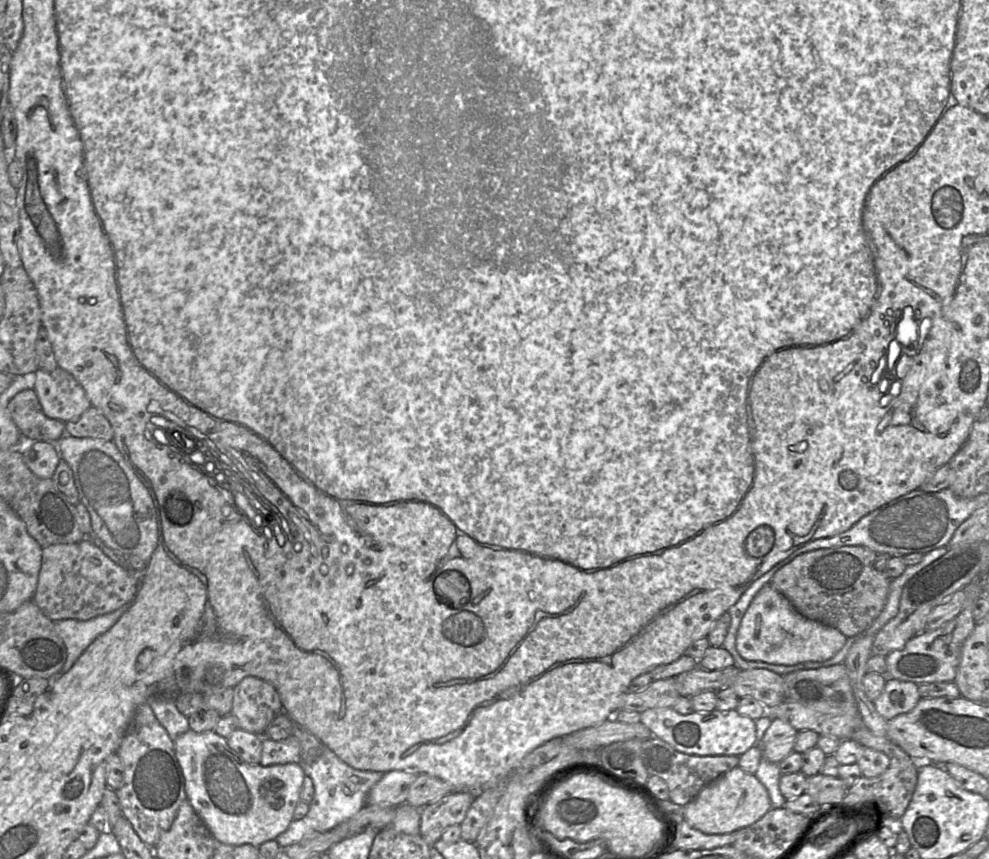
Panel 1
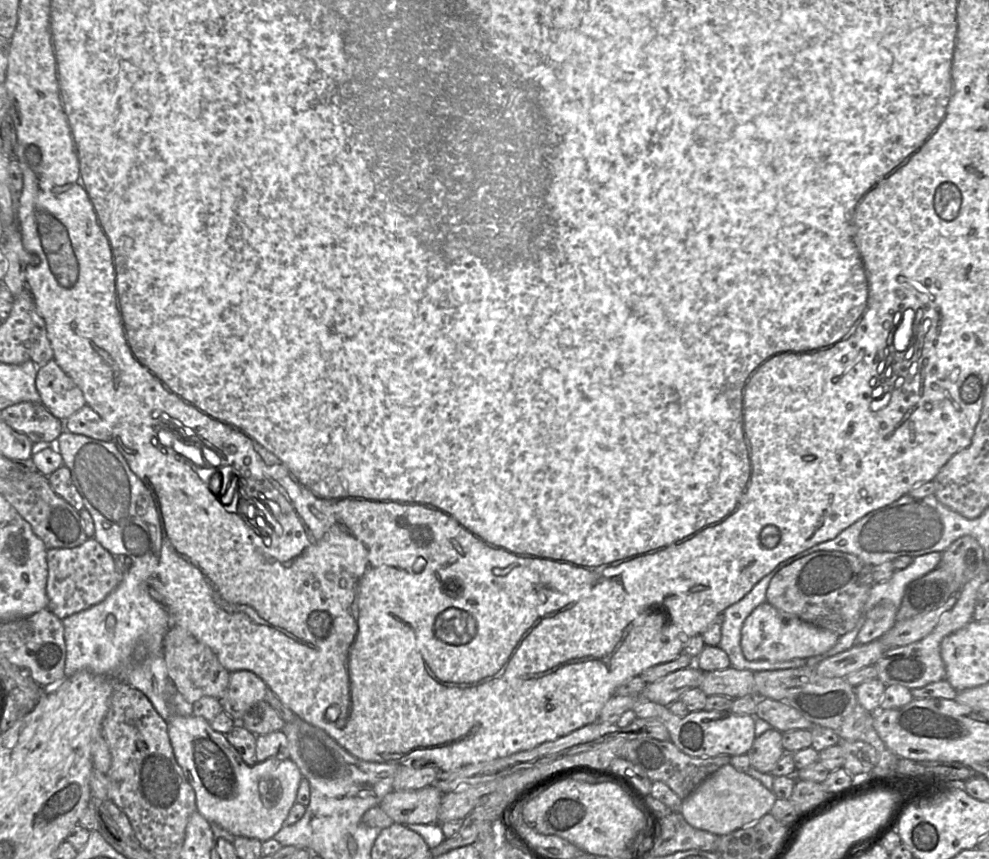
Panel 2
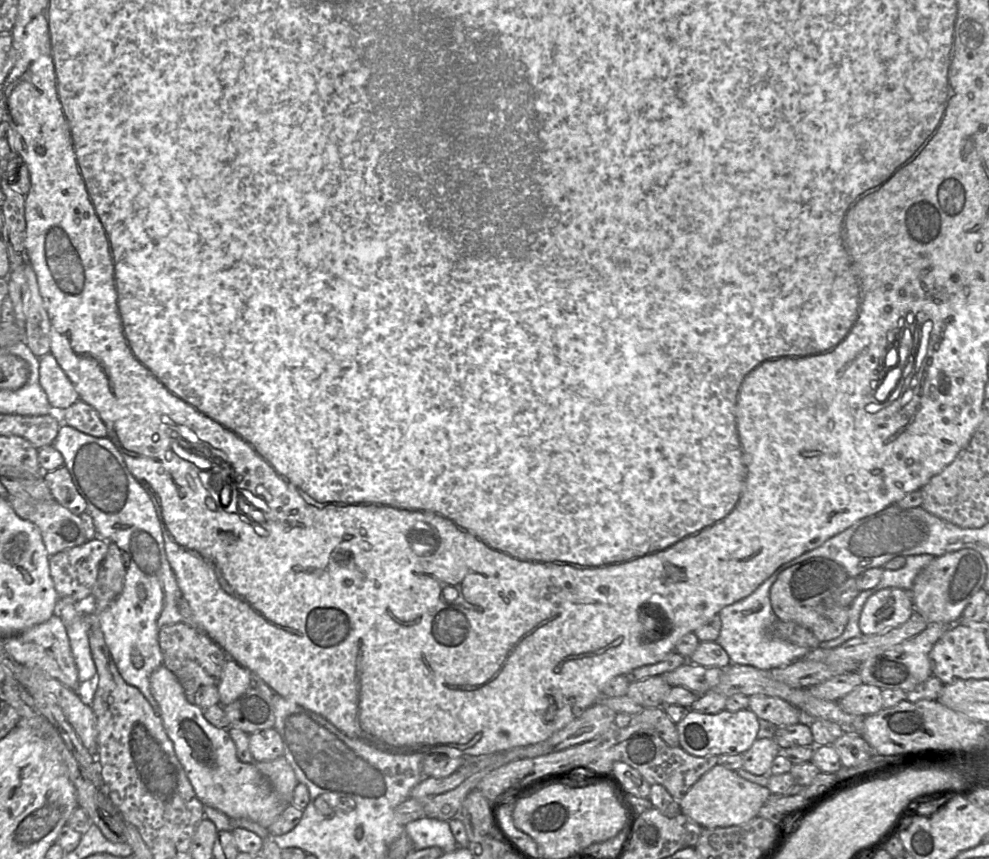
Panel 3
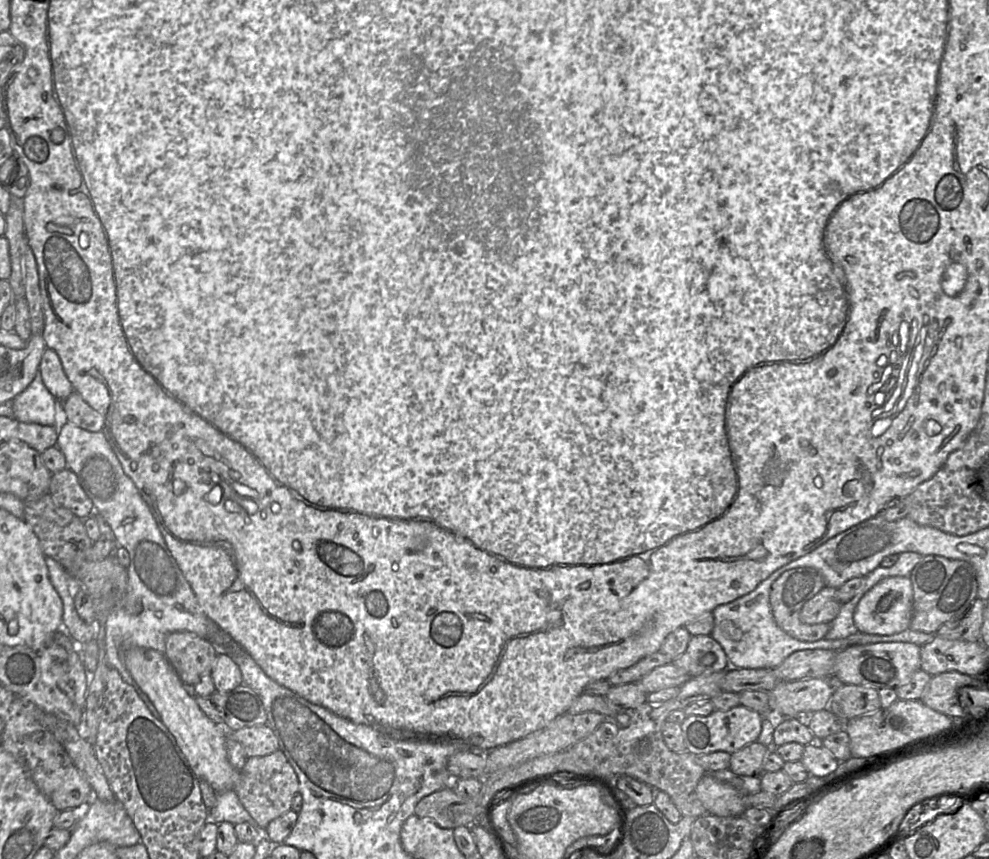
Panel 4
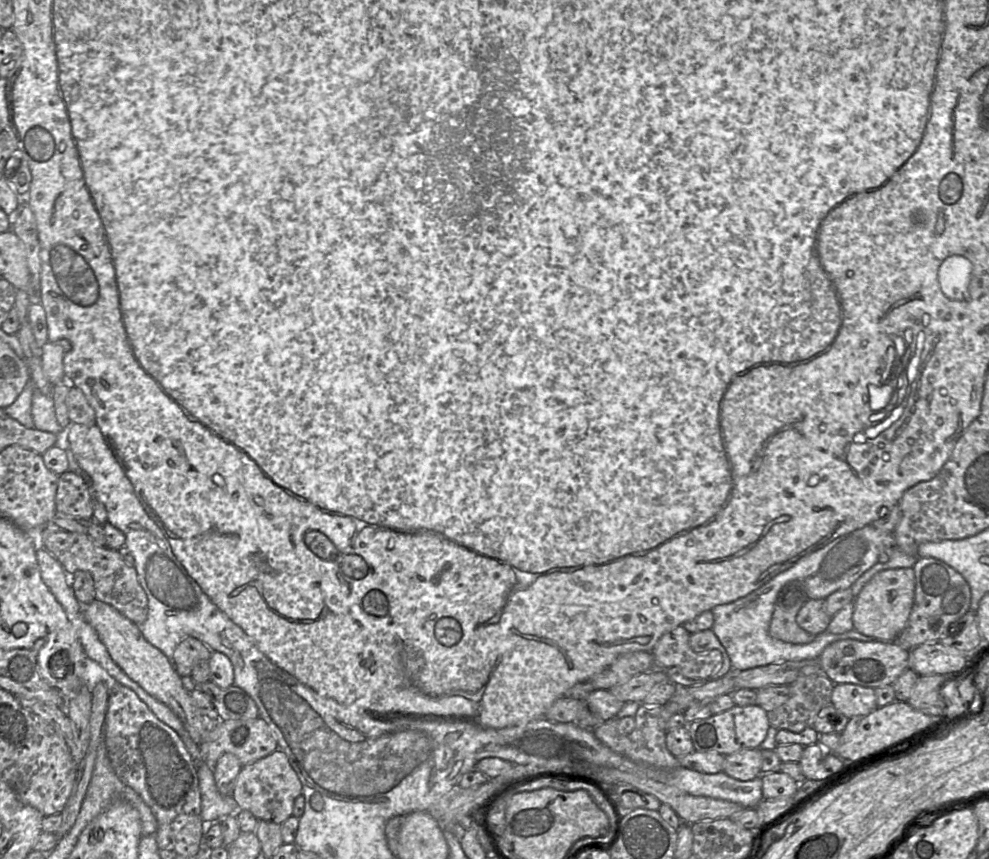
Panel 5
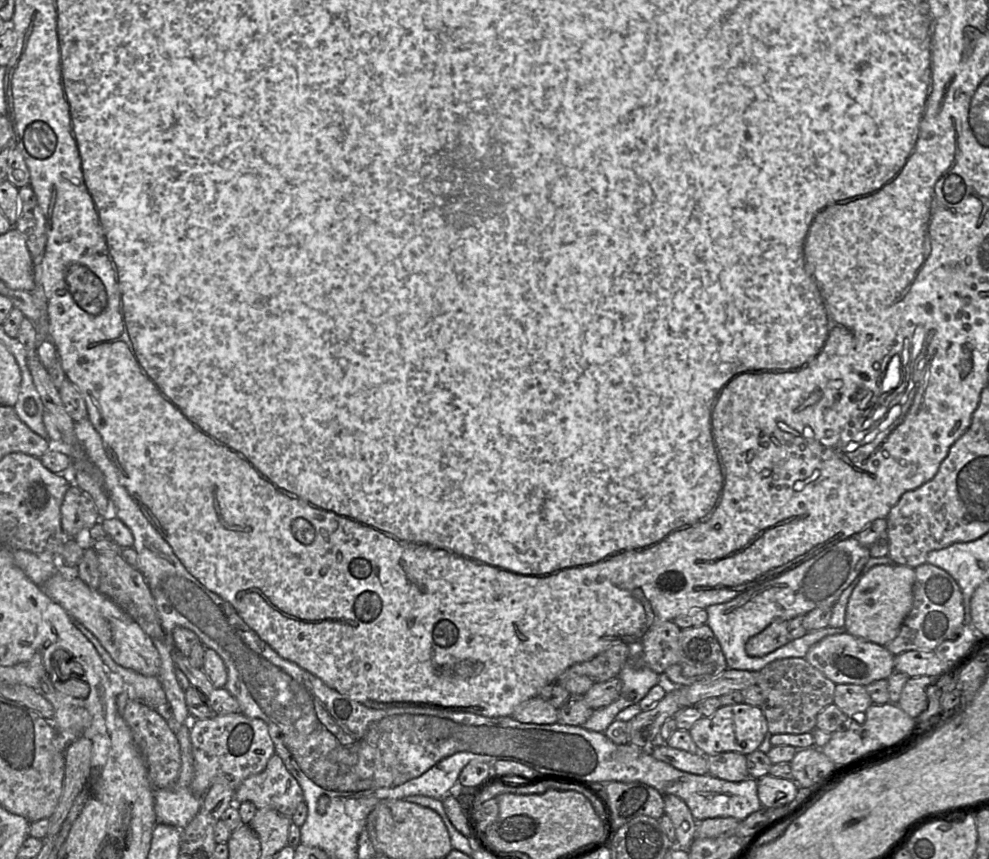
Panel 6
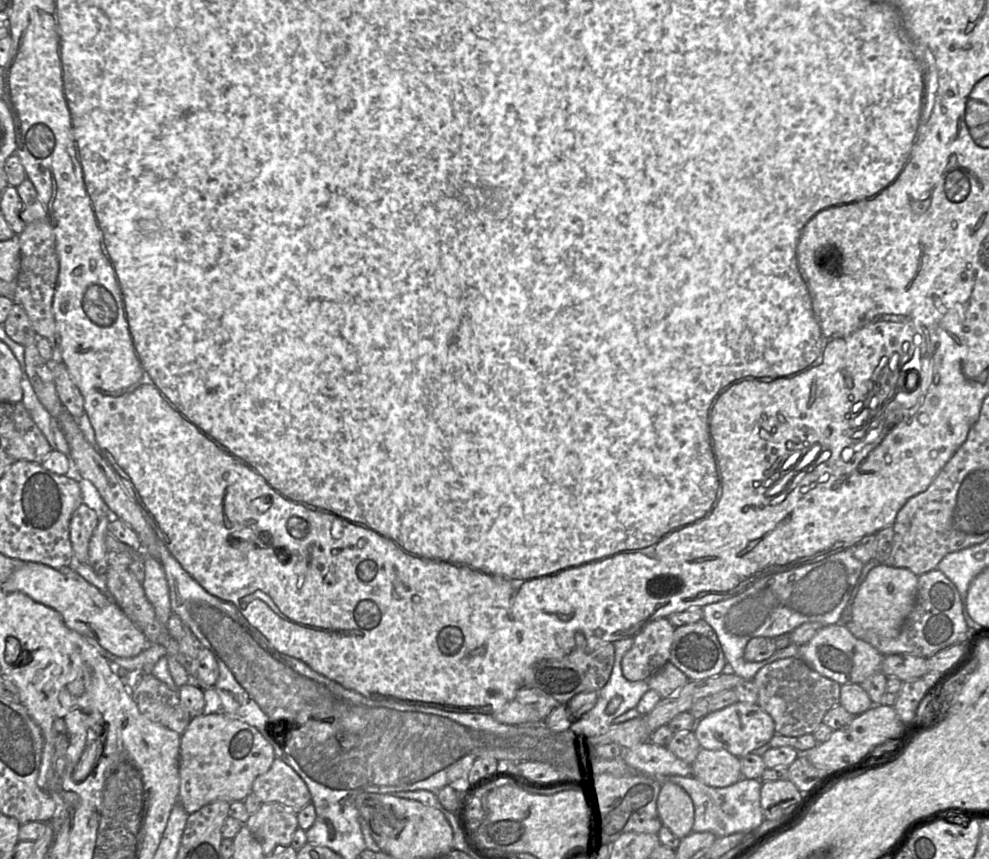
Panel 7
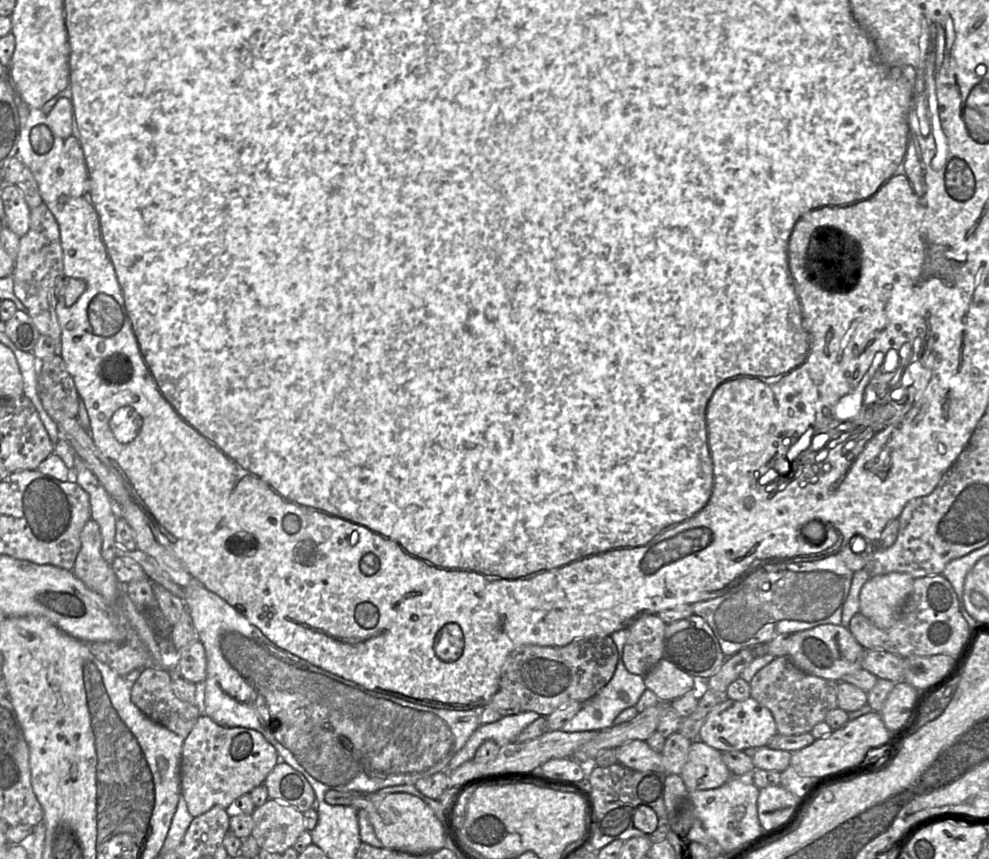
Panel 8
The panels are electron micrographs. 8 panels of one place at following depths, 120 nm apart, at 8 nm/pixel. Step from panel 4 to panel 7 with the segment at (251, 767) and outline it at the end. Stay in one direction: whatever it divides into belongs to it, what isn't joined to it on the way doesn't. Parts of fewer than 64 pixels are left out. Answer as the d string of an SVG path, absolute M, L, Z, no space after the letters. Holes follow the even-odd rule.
M279 757L274 759L266 773L254 780L252 793L262 804L277 802L295 814L311 803L311 795L303 779Z

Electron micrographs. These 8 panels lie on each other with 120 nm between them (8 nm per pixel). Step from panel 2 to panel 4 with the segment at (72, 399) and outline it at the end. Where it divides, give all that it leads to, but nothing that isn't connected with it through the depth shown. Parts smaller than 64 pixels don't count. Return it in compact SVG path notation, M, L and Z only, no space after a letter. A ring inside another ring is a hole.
M45 349L39 365L39 372L45 387L57 401L64 401L74 392L59 356L52 349Z

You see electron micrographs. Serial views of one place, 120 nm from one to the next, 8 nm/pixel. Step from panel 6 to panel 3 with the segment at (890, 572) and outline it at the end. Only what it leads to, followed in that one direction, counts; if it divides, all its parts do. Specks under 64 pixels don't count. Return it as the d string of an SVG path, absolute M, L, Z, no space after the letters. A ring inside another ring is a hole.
M895 587L884 588L865 602L859 628L864 635L884 634L904 624L913 612L911 591Z

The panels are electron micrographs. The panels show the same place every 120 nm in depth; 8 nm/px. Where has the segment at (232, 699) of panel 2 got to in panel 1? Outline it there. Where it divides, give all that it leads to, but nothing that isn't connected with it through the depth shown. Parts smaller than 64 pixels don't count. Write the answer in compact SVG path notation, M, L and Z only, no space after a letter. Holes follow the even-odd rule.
M254 676L243 678L233 687L231 715L239 729L263 735L271 721L283 712L276 688Z

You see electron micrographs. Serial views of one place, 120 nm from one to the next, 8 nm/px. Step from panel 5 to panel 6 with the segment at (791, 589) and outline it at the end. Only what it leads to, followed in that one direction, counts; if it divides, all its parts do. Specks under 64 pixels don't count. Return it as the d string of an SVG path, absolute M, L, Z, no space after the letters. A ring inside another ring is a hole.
M776 619L762 632L753 636L746 643L746 652L752 657L765 656L790 641L787 621Z

